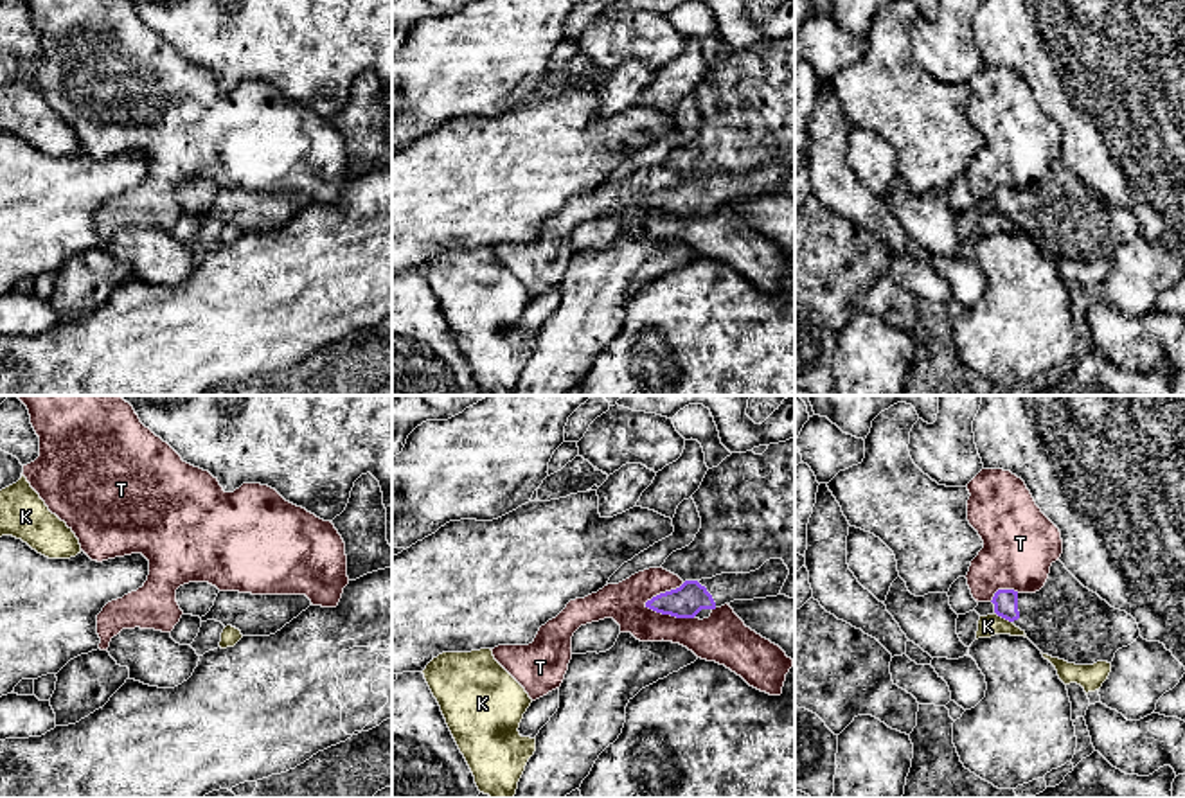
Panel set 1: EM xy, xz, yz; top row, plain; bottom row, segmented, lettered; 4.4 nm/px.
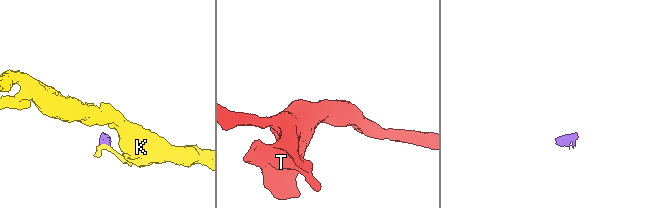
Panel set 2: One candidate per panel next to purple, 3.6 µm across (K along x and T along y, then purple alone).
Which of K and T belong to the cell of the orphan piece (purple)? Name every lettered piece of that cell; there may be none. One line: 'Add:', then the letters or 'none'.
Add: none

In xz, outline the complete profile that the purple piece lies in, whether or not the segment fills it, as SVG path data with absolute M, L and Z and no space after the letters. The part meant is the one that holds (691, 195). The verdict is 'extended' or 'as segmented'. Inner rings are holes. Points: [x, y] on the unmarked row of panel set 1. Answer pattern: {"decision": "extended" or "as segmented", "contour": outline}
{"decision": "extended", "contour": "M770 156L750 171L721 171L712 176L685 178L680 185L660 191L646 205L676 216L708 216L716 205L734 198L780 192L789 173L782 156Z"}

